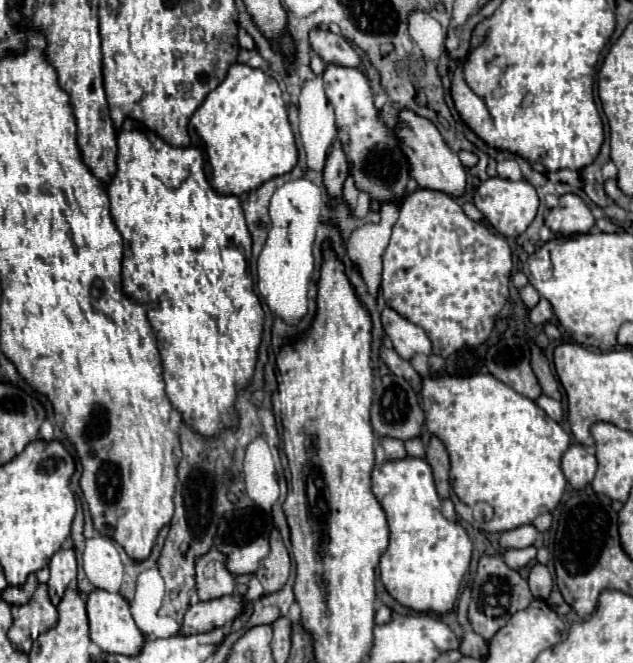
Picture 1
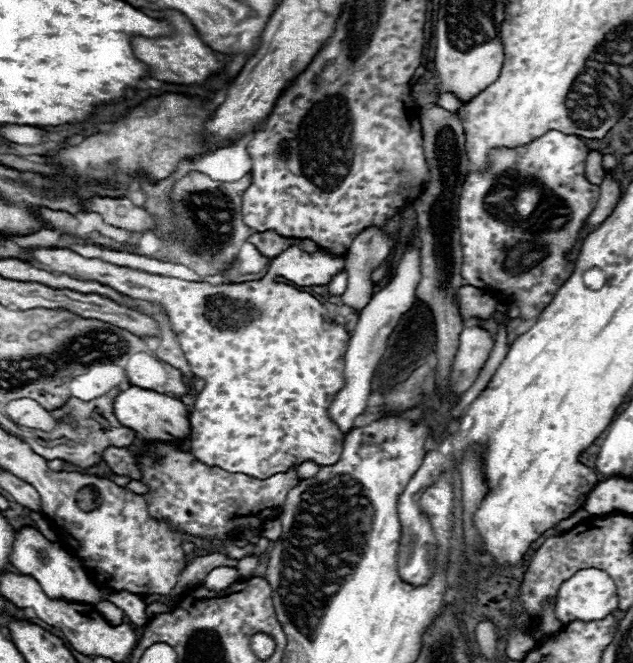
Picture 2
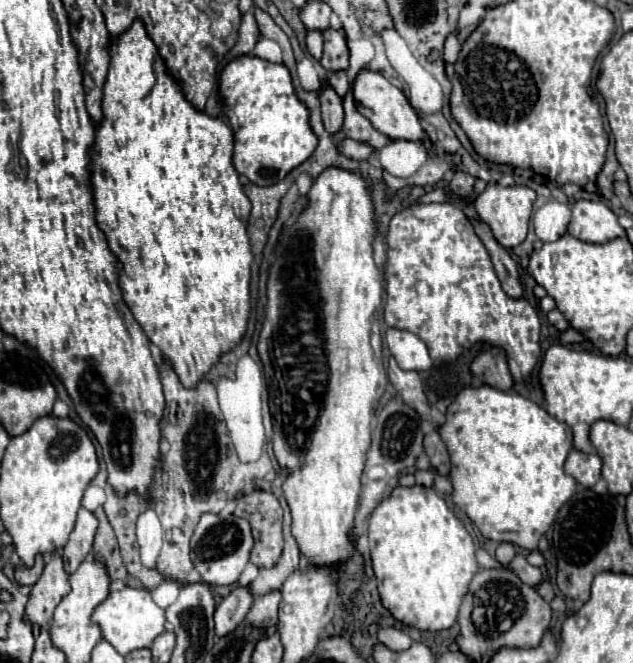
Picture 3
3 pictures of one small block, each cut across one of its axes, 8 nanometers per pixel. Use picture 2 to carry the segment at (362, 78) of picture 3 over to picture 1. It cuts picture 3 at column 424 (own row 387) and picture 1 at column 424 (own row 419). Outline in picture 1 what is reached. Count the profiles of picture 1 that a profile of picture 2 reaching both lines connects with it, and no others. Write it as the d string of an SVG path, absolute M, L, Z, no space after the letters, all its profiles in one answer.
M400 110L398 112L398 126L396 126L396 138L400 140L400 148L404 152L404 156L410 162L410 176L418 182L420 188L428 188L428 190L440 190L452 196L460 196L466 188L466 172L458 160L458 154L452 152L440 132L436 130L436 126L428 120L418 116L412 110Z

